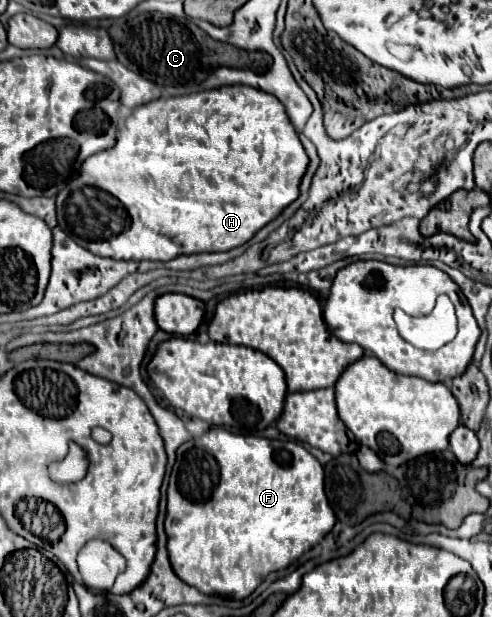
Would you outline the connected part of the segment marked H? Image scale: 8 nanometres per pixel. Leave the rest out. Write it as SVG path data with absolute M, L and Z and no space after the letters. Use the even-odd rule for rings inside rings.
M222 86L218 90L204 90L186 96L172 96L172 98L158 98L142 108L136 108L130 118L126 118L118 142L114 148L106 152L98 152L82 164L82 172L74 178L56 198L56 212L60 228L76 240L82 248L116 260L172 260L180 254L200 254L200 252L226 252L236 246L246 244L260 228L272 222L288 204L292 204L300 196L300 182L306 174L310 158L286 114L284 104L278 102L276 96L266 94L262 90L254 90L250 86ZM106 192L118 198L120 202L106 202Z

